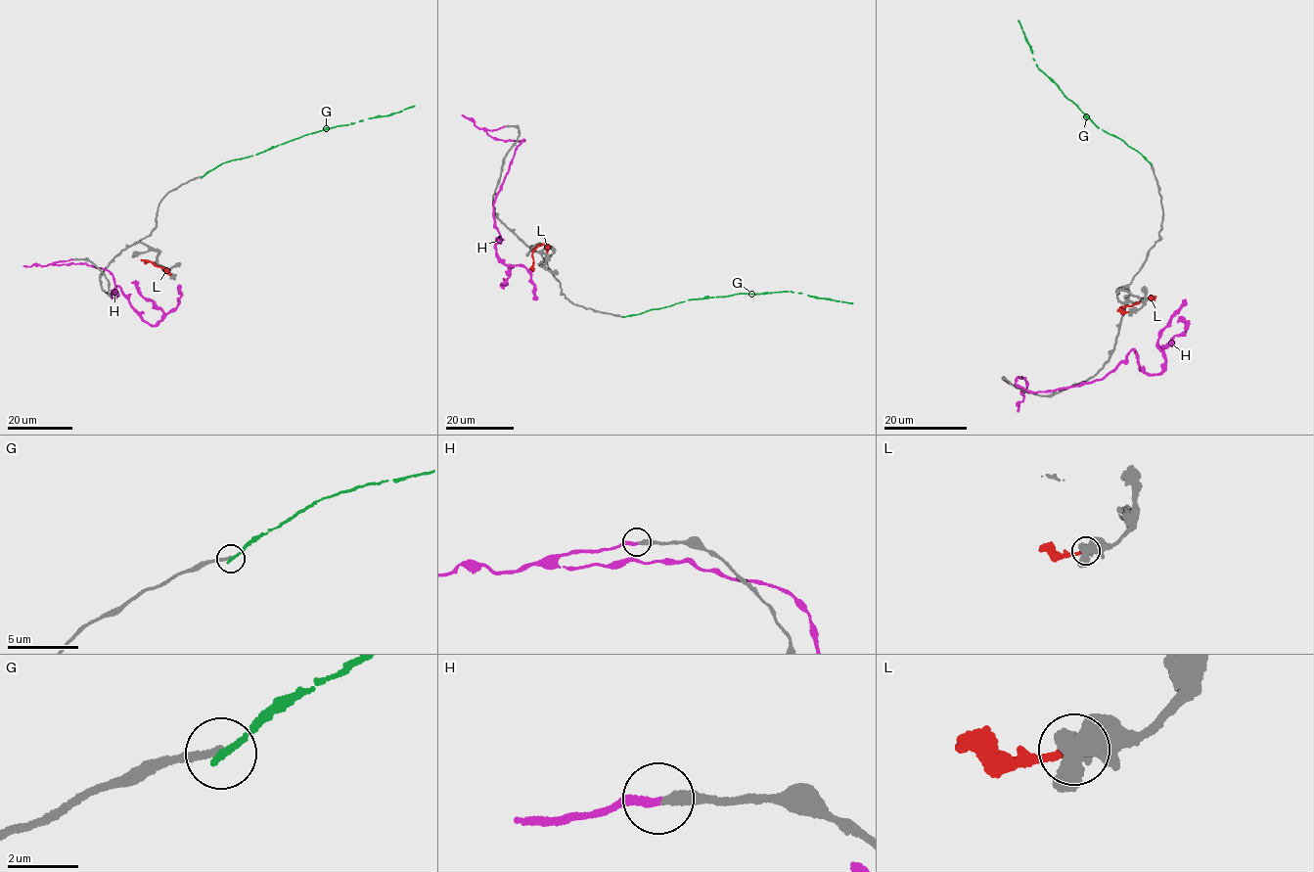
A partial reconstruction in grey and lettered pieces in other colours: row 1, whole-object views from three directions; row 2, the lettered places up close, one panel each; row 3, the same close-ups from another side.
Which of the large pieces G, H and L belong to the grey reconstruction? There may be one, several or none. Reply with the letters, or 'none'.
H

